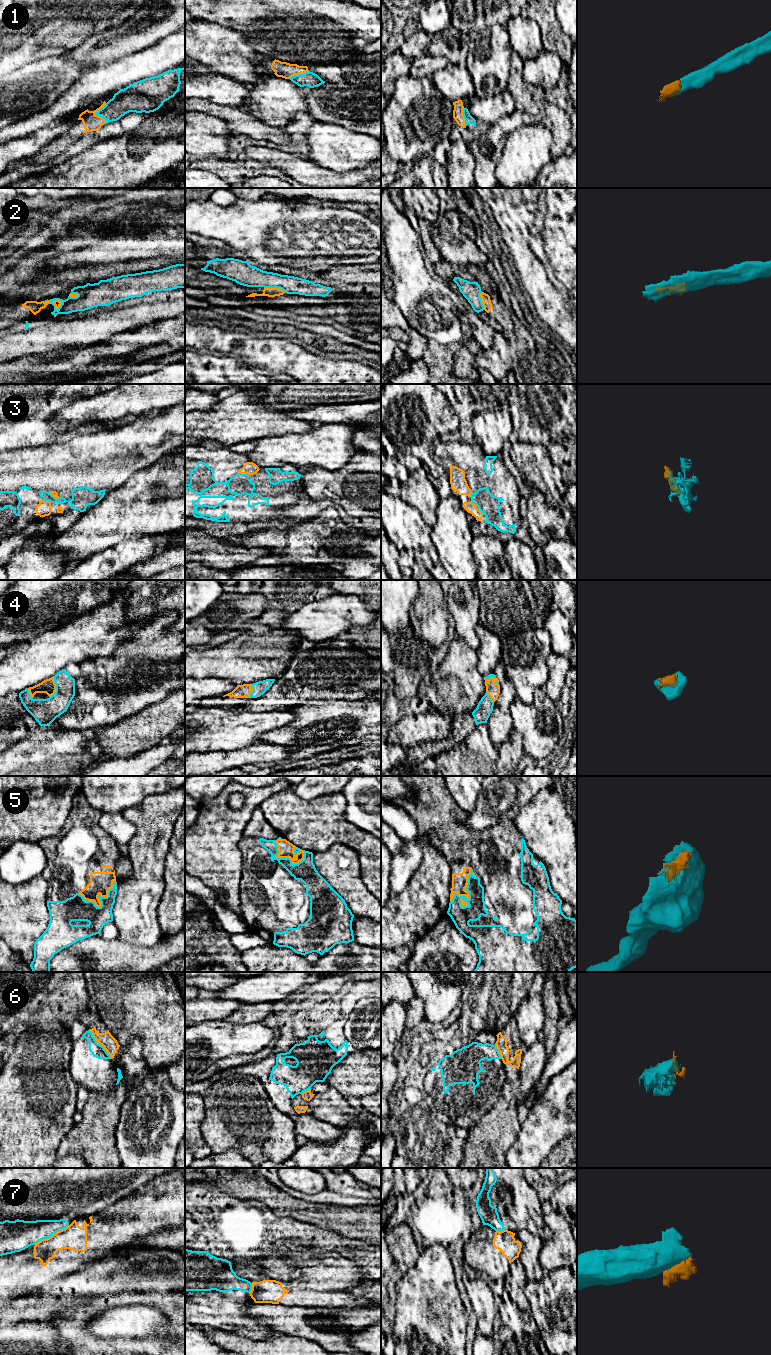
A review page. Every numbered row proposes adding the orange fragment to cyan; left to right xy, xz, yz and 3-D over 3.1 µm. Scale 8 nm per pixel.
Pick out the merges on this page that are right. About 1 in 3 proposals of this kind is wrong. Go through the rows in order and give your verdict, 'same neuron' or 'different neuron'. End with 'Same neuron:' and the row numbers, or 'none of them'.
1: same neuron
2: different neuron
3: same neuron
4: same neuron
5: same neuron
6: different neuron
7: different neuron
Same neuron: 1, 3, 4, 5

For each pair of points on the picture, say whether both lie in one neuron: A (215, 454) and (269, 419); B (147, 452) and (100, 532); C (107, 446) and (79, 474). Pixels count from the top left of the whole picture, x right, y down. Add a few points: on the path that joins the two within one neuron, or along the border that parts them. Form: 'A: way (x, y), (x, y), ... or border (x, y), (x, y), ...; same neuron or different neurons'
A: border (218, 445), (227, 448); different neurons
B: border (153, 463), (137, 471); different neurons
C: way (105, 455), (88, 472); same neuron

